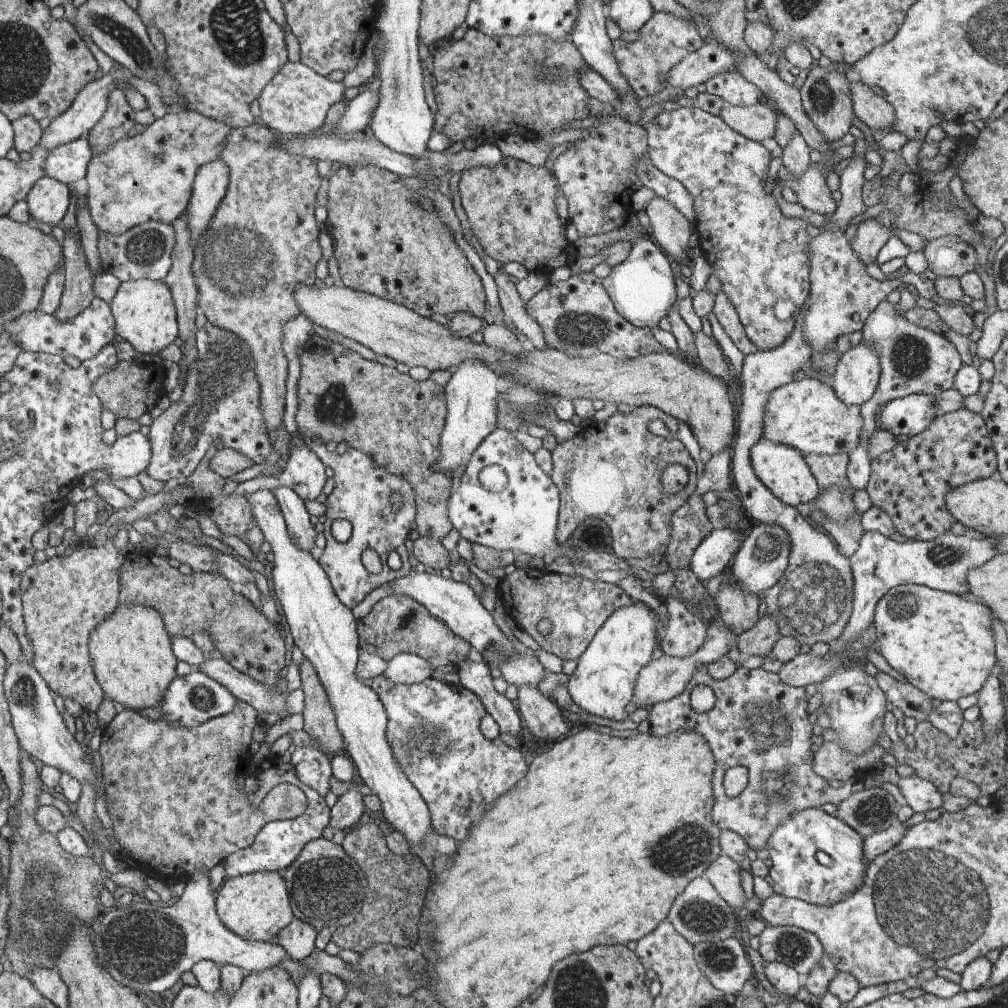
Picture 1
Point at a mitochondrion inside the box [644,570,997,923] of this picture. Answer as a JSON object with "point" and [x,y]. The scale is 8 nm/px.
{"point":[769,727]}

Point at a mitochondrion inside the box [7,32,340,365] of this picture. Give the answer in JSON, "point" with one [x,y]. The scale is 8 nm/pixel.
{"point":[236,261]}

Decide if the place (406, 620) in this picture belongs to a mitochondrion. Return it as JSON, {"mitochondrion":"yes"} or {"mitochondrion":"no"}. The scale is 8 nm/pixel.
{"mitochondrion":"yes"}

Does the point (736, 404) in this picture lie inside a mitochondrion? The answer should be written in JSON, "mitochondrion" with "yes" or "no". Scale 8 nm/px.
{"mitochondrion":"no"}

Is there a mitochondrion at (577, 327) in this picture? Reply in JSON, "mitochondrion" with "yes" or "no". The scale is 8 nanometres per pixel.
{"mitochondrion":"yes"}

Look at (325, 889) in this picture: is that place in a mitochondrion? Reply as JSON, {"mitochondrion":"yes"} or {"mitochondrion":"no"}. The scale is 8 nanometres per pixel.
{"mitochondrion":"yes"}

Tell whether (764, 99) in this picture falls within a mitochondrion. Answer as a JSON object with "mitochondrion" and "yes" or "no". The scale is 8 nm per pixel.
{"mitochondrion":"no"}

